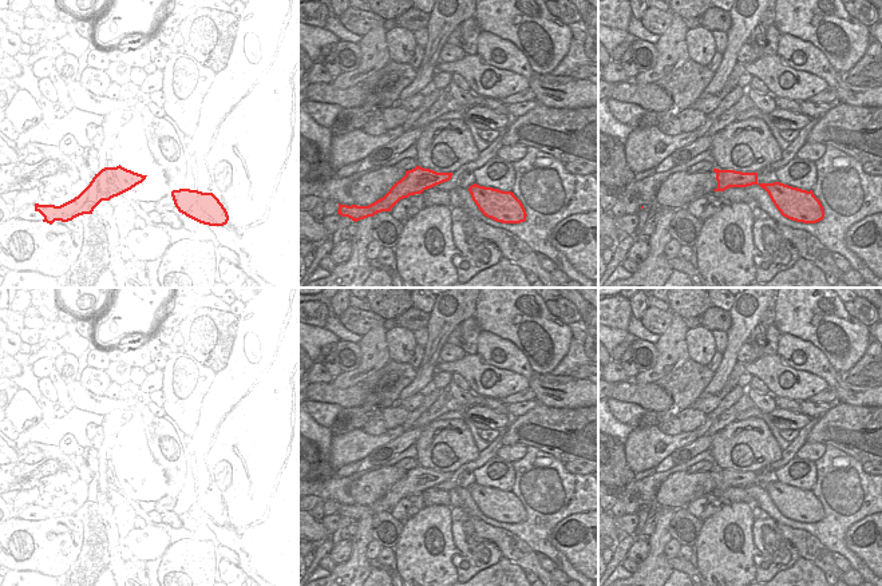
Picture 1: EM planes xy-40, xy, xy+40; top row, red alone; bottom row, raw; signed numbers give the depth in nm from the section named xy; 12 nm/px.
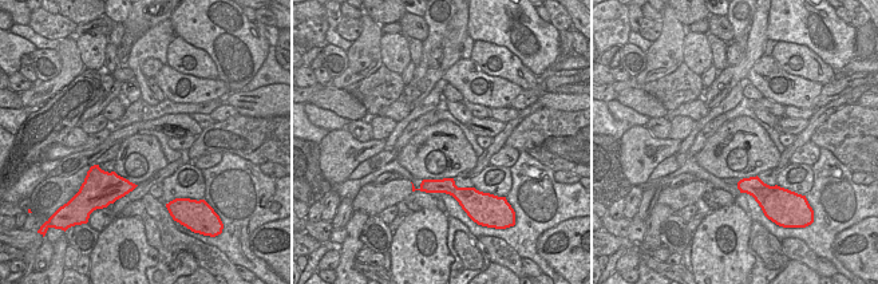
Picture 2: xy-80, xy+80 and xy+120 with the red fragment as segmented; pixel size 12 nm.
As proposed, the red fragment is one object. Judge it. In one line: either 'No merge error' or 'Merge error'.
No merge error.

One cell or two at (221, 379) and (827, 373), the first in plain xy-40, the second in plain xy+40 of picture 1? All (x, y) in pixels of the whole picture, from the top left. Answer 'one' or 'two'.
two

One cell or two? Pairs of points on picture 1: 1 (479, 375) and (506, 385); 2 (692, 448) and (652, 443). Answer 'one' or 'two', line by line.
1: one
2: two

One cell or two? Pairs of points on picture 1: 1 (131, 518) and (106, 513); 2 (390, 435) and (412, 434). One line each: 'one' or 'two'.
1: two
2: two

